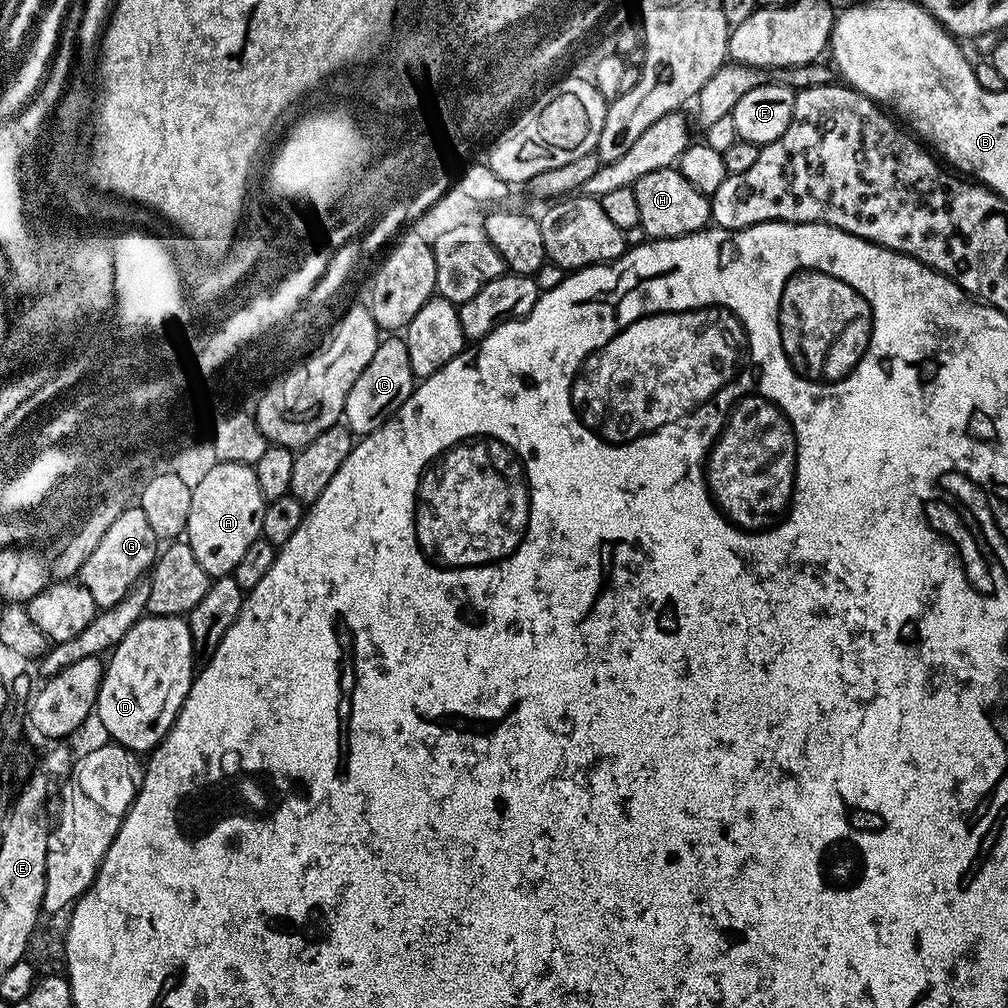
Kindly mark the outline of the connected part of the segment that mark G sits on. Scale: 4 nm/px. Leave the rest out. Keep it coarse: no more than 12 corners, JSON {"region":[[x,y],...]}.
{"region":[[127,506],[82,563],[97,609],[115,606],[155,564],[158,538]]}

